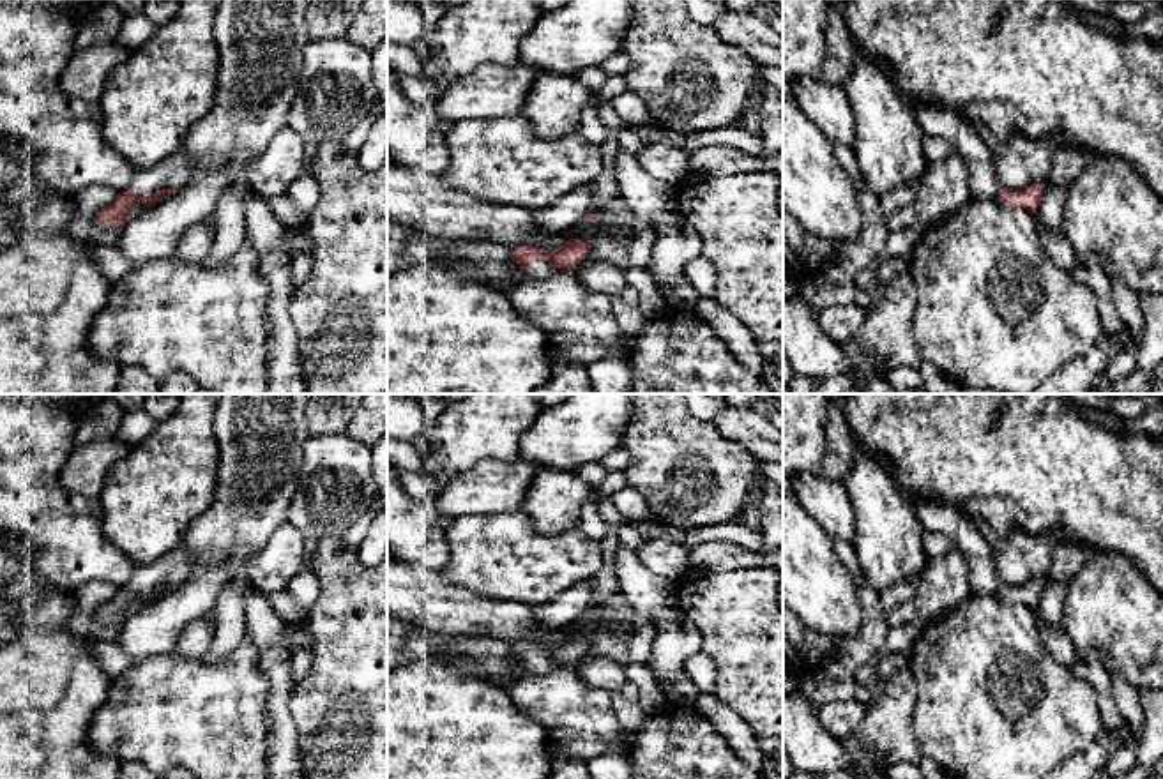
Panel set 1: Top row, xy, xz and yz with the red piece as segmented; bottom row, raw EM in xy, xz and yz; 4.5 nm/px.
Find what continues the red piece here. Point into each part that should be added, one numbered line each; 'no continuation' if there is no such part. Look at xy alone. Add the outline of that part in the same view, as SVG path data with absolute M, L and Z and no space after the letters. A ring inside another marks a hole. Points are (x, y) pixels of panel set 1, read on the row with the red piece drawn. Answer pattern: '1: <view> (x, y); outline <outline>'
1: xy (174, 172); outline M182 150L171 157L163 159L148 170L136 170L129 189L138 198L147 198L161 189L179 191L193 177L193 159Z

